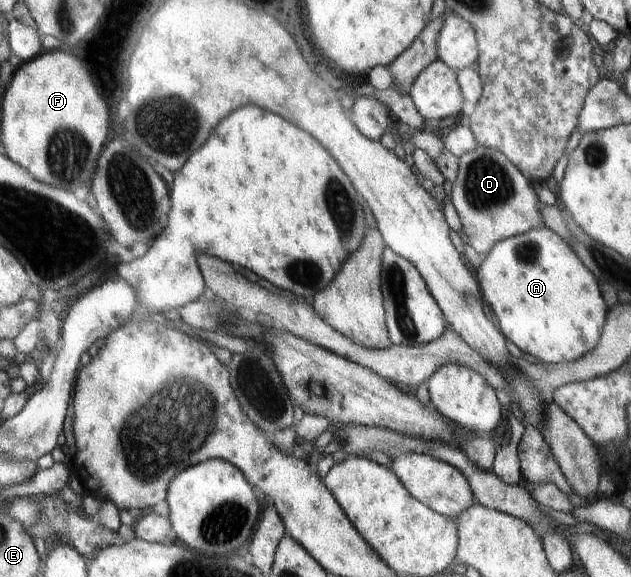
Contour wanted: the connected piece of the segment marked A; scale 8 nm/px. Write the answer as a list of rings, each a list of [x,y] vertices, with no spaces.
[[[547,226],[538,227],[538,229],[528,231],[528,233],[523,233],[522,235],[495,243],[494,247],[484,257],[480,267],[477,268],[476,277],[478,277],[477,282],[481,289],[483,299],[488,301],[496,317],[498,317],[496,325],[499,326],[504,337],[510,339],[528,358],[548,365],[562,365],[563,363],[572,363],[572,361],[584,357],[586,353],[592,353],[592,349],[596,349],[596,345],[600,341],[600,335],[604,331],[604,323],[606,323],[609,310],[604,301],[604,297],[602,297],[602,291],[599,289],[599,281],[592,275],[592,272],[584,263],[578,259],[578,255],[574,253],[573,249],[570,249],[570,246],[564,242],[560,235]]]

